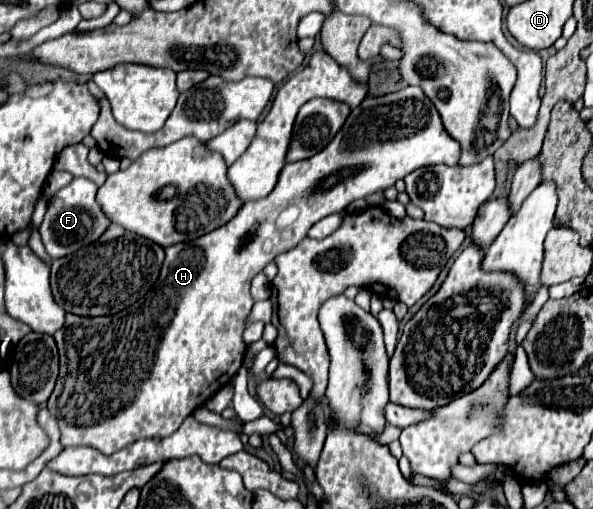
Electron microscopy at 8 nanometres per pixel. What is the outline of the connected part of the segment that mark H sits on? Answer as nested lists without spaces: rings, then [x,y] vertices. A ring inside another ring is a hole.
[[[407,86],[403,90],[397,90],[393,94],[385,94],[385,96],[371,96],[367,94],[365,100],[351,110],[349,118],[345,120],[343,128],[337,132],[337,136],[321,150],[317,152],[315,156],[307,158],[307,160],[301,160],[301,162],[293,162],[293,164],[285,164],[281,174],[279,174],[279,180],[273,188],[273,192],[265,198],[259,198],[259,200],[249,200],[245,202],[239,212],[223,226],[215,228],[213,232],[189,242],[189,244],[173,244],[173,246],[167,246],[165,248],[165,262],[163,262],[163,268],[161,268],[161,274],[159,274],[159,280],[157,284],[153,286],[153,292],[149,292],[143,300],[135,302],[127,314],[121,310],[119,314],[113,314],[113,316],[97,316],[97,318],[91,318],[91,316],[75,316],[75,314],[65,314],[65,324],[63,328],[59,328],[55,332],[55,342],[57,342],[57,348],[59,348],[59,356],[61,356],[61,368],[59,368],[59,378],[57,378],[57,384],[55,384],[55,390],[53,394],[49,396],[47,400],[47,410],[49,414],[59,422],[59,428],[61,428],[61,444],[63,446],[91,446],[91,448],[97,448],[101,450],[103,454],[113,454],[137,440],[143,440],[143,438],[165,438],[165,436],[171,436],[179,426],[181,422],[191,416],[199,406],[203,406],[207,400],[211,400],[217,390],[221,390],[225,384],[231,382],[231,378],[237,374],[237,370],[242,366],[244,356],[246,353],[246,346],[243,342],[243,332],[245,330],[245,318],[253,306],[253,300],[251,300],[251,294],[249,294],[249,284],[251,280],[269,264],[273,262],[273,258],[281,252],[287,252],[291,250],[293,246],[297,246],[309,232],[309,228],[319,222],[321,218],[329,216],[329,214],[335,214],[343,208],[347,208],[347,204],[351,204],[353,200],[357,198],[367,198],[375,192],[381,192],[389,186],[393,186],[399,178],[405,178],[409,172],[421,168],[421,166],[431,166],[431,164],[447,164],[447,166],[455,166],[459,164],[459,158],[461,158],[461,144],[449,136],[449,132],[445,130],[443,122],[441,122],[441,116],[437,112],[437,108],[429,102],[429,98],[417,88],[417,86]]]

